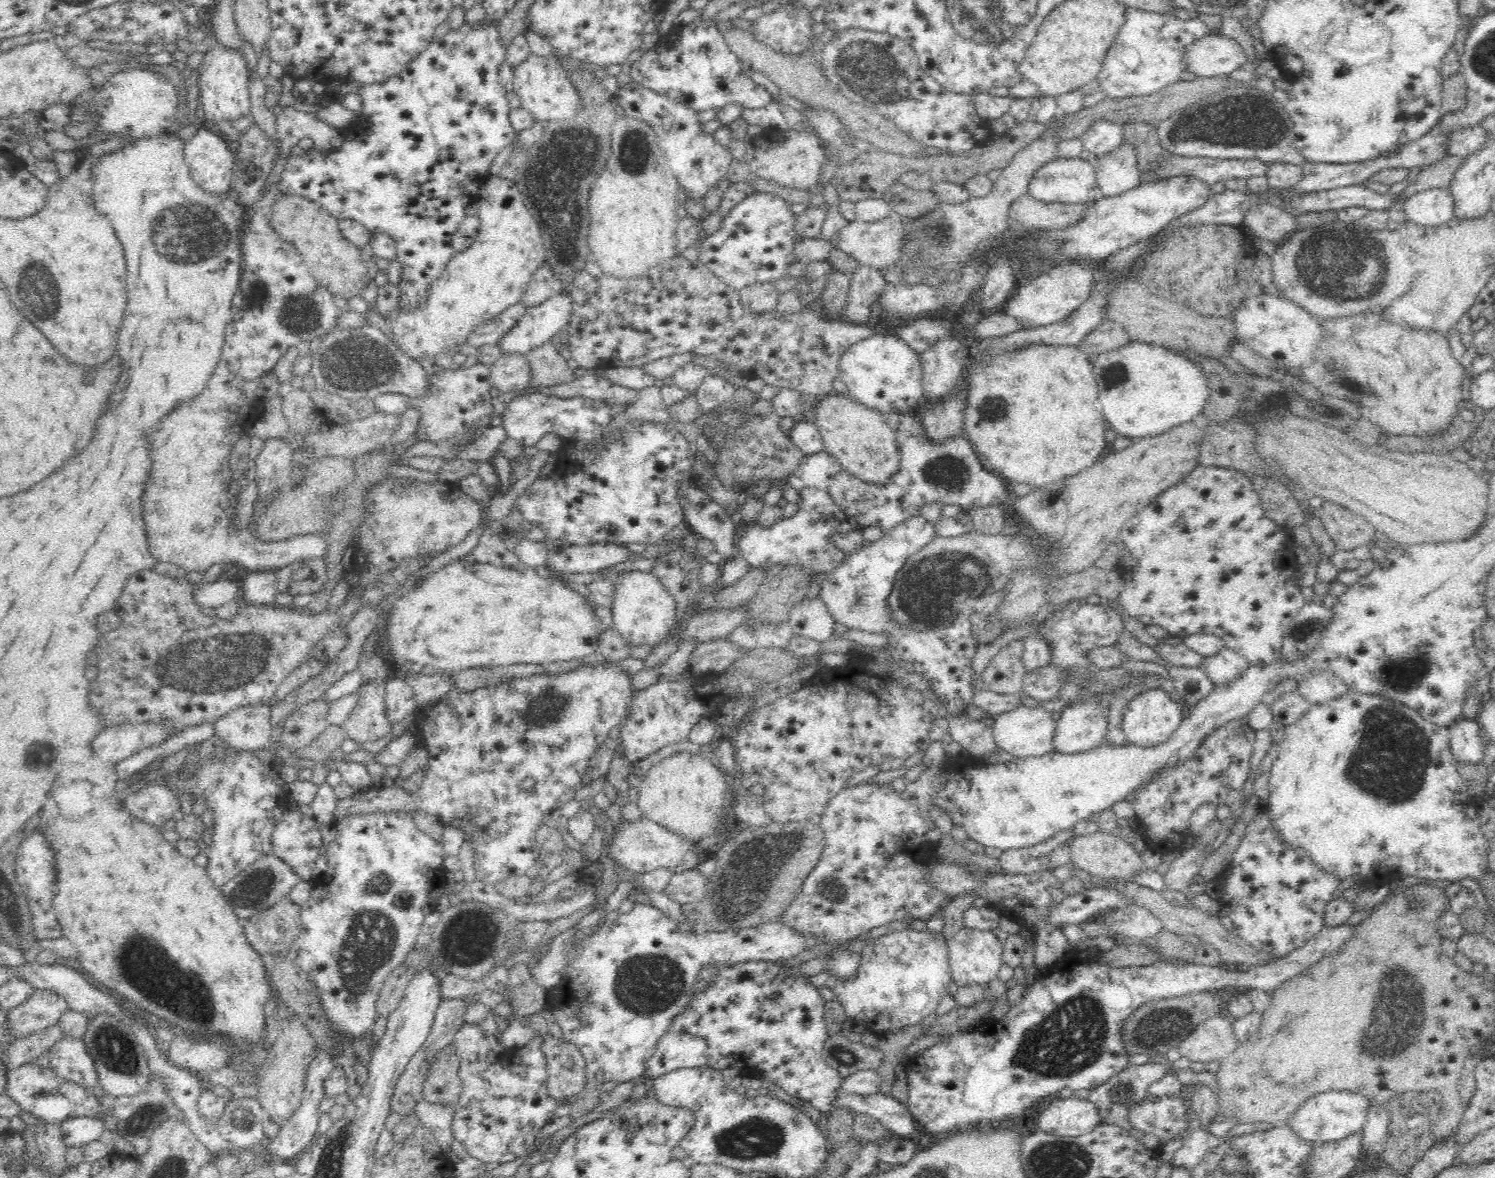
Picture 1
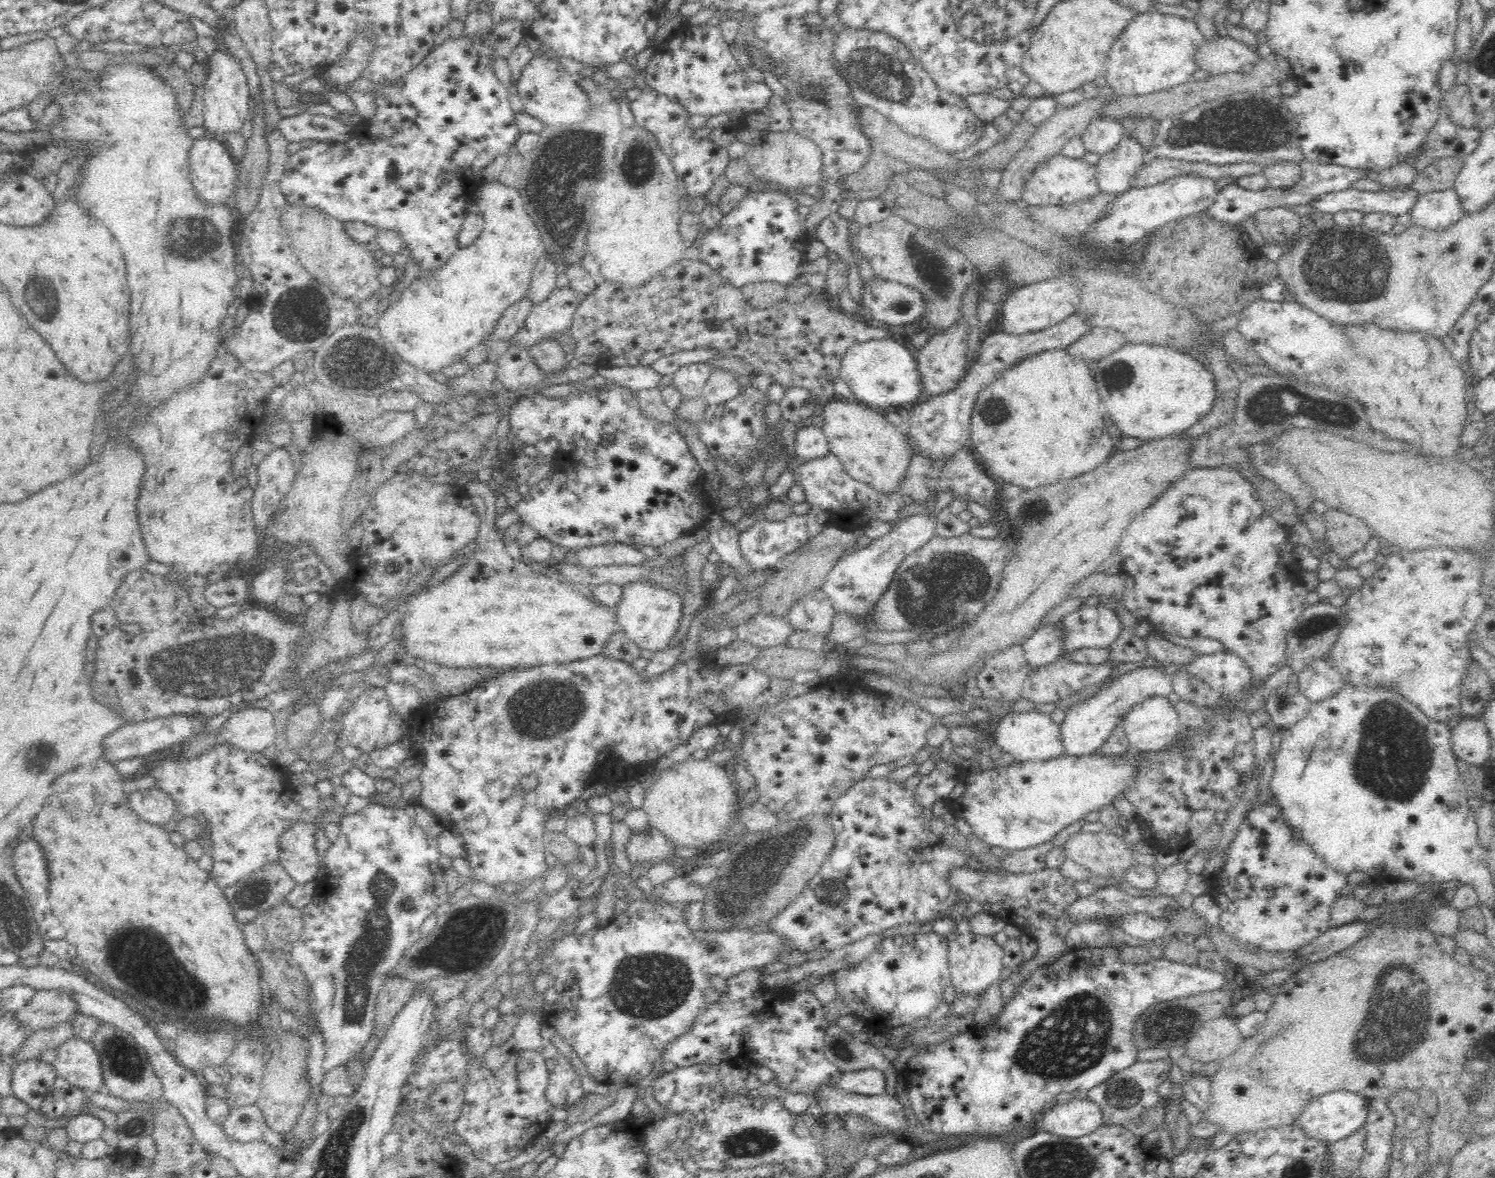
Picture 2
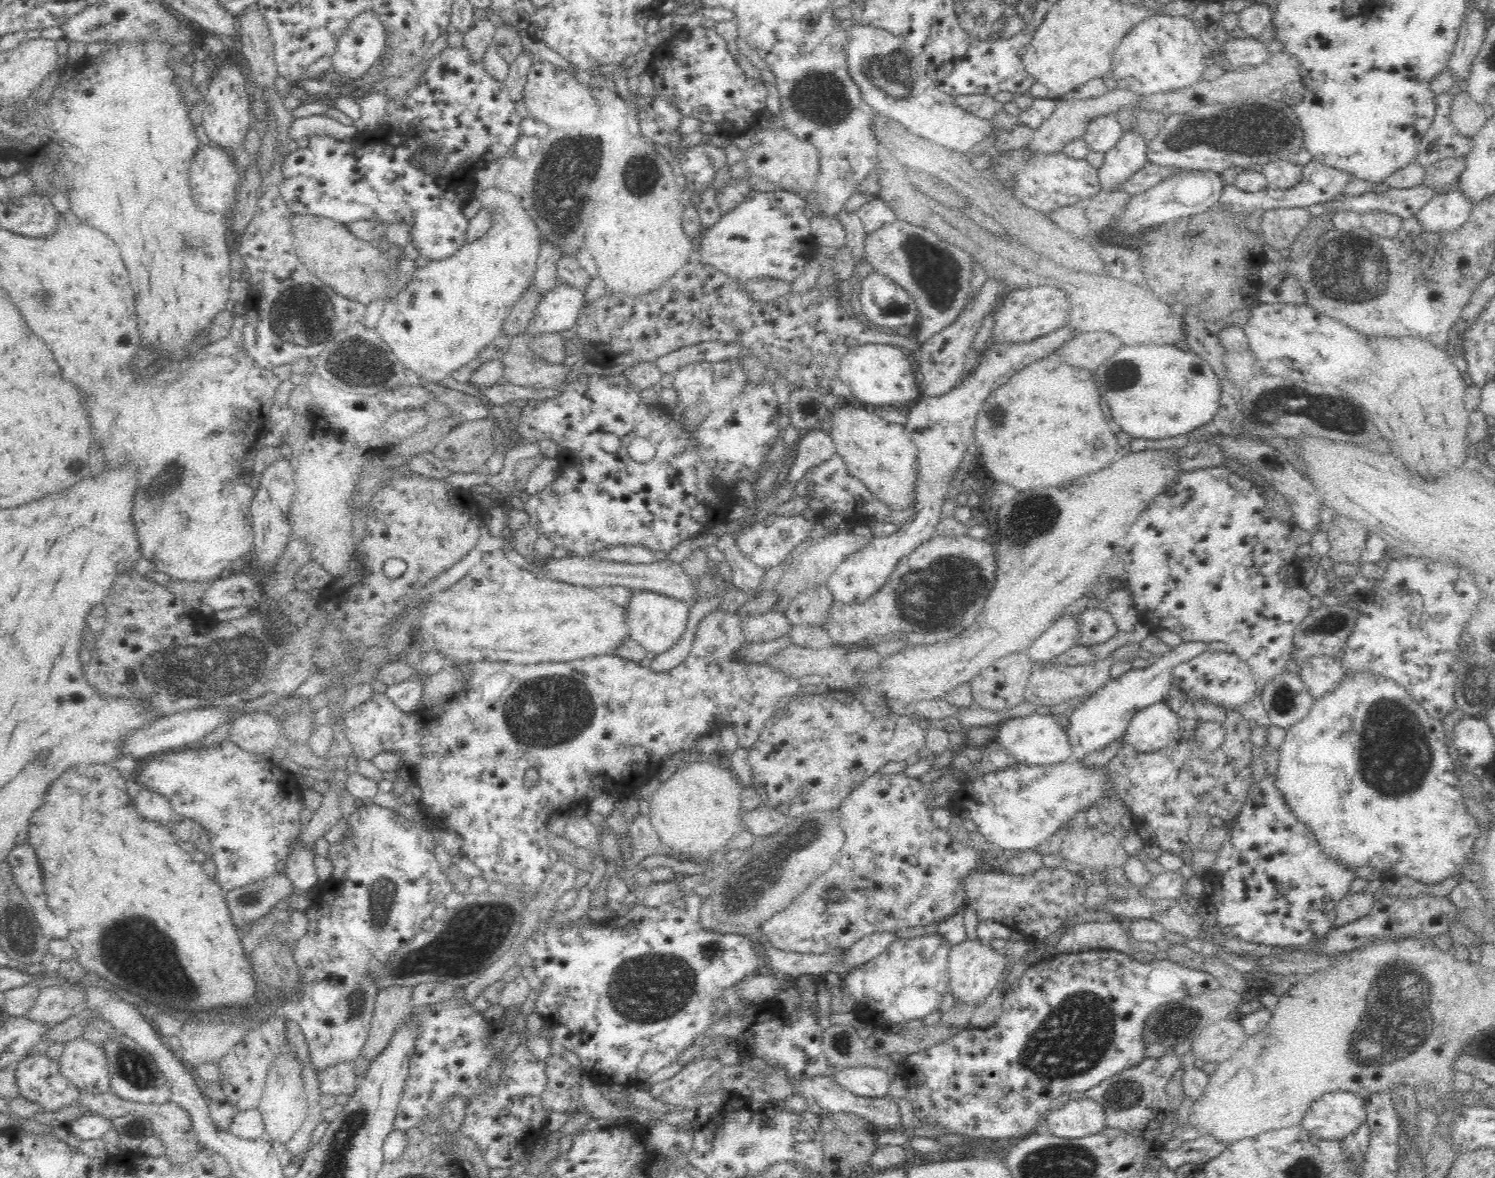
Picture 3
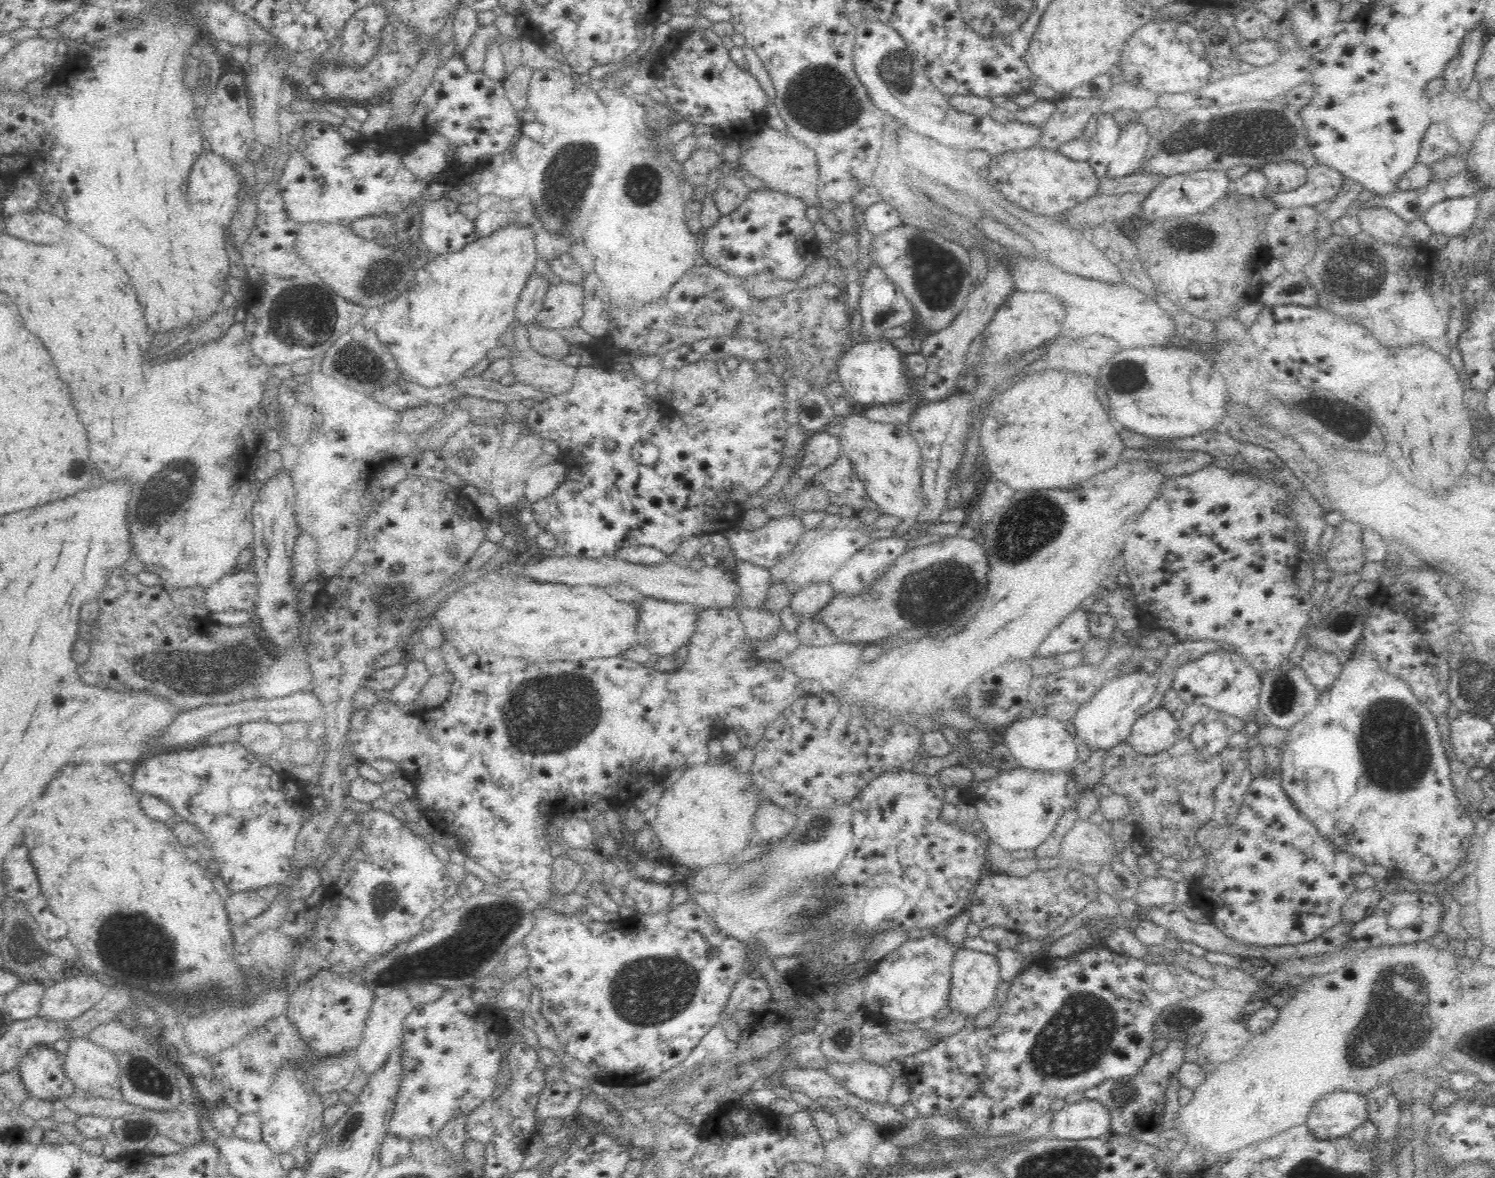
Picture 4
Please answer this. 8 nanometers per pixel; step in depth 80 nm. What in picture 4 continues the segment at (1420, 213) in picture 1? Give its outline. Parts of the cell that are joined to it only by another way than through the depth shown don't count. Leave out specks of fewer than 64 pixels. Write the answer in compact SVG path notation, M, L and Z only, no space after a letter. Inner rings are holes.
M1456 196L1442 200L1426 210L1422 221L1432 232L1446 236L1458 236L1466 232L1478 216L1479 196Z

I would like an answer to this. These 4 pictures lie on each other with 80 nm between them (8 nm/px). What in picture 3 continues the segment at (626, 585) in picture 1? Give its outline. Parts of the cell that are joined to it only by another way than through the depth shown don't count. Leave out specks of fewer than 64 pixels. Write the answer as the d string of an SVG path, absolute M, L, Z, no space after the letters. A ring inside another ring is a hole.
M632 591L629 605L626 607L626 626L630 631L630 638L641 644L649 655L662 654L684 645L691 633L688 627L690 610L690 602L677 598L673 594L664 596L654 591Z

